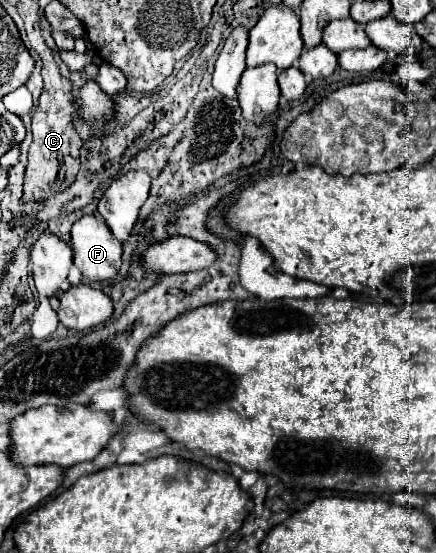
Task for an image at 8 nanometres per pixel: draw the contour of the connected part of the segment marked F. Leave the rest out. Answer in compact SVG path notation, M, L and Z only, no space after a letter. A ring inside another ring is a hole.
M83 216L71 228L71 248L73 262L87 280L107 282L119 274L121 268L121 242L111 236L105 222L99 222L97 216Z

